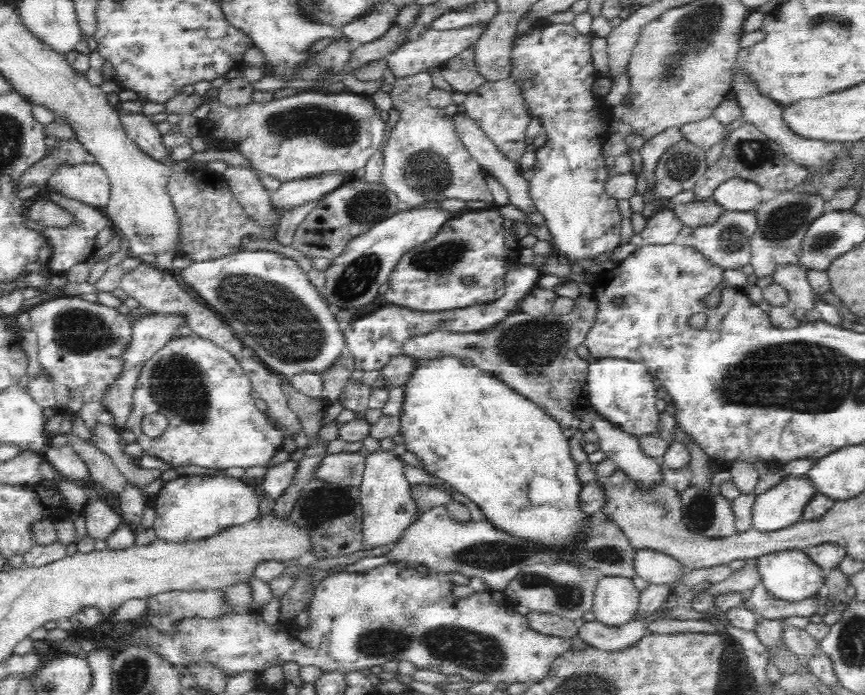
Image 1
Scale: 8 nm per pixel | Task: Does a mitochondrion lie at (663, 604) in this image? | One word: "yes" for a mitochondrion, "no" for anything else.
no

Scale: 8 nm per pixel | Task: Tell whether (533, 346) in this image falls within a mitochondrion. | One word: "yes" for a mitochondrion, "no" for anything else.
yes

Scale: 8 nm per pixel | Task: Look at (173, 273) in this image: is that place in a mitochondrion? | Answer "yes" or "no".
no

